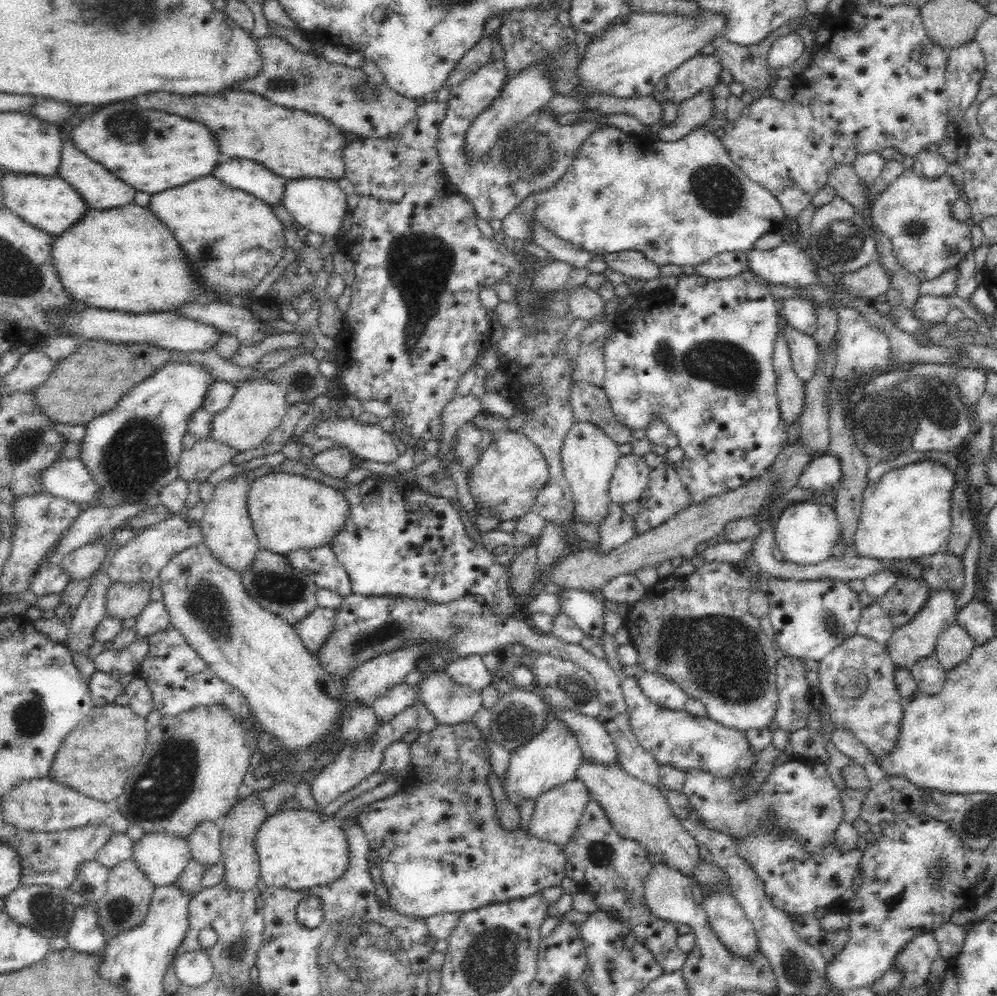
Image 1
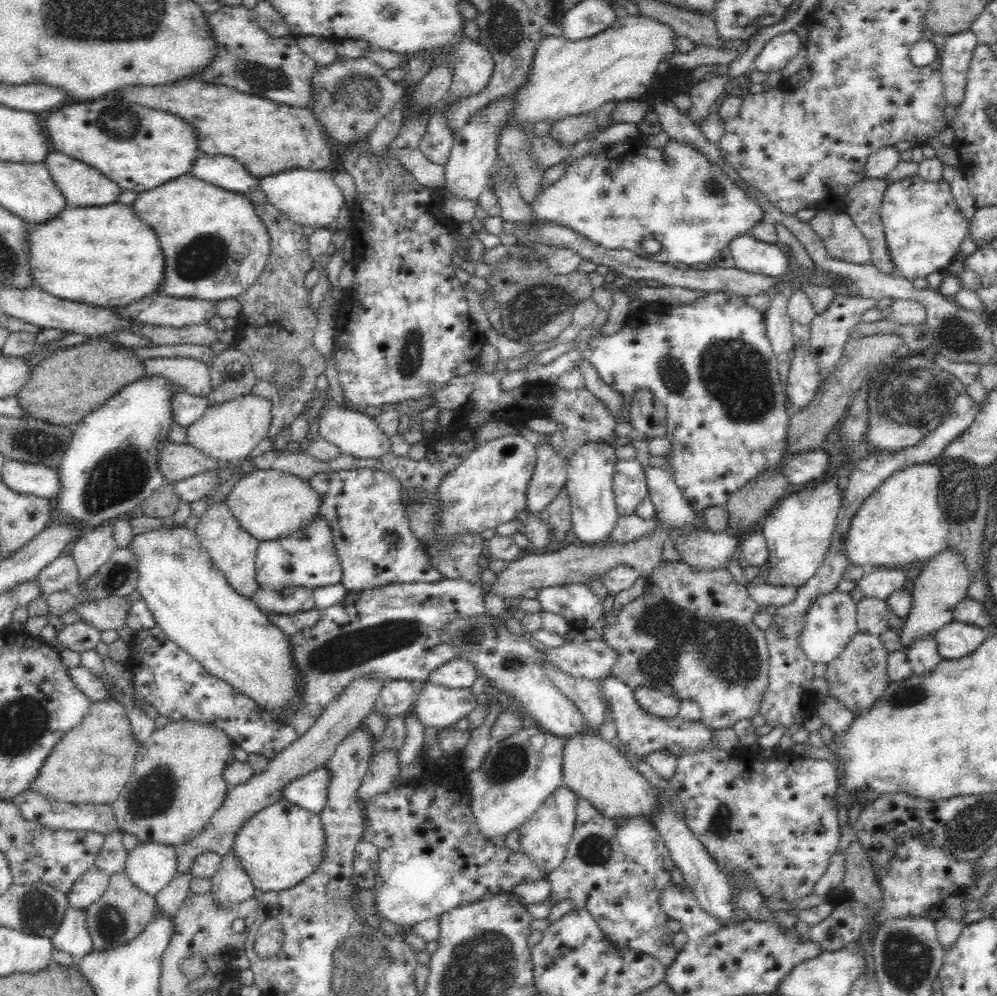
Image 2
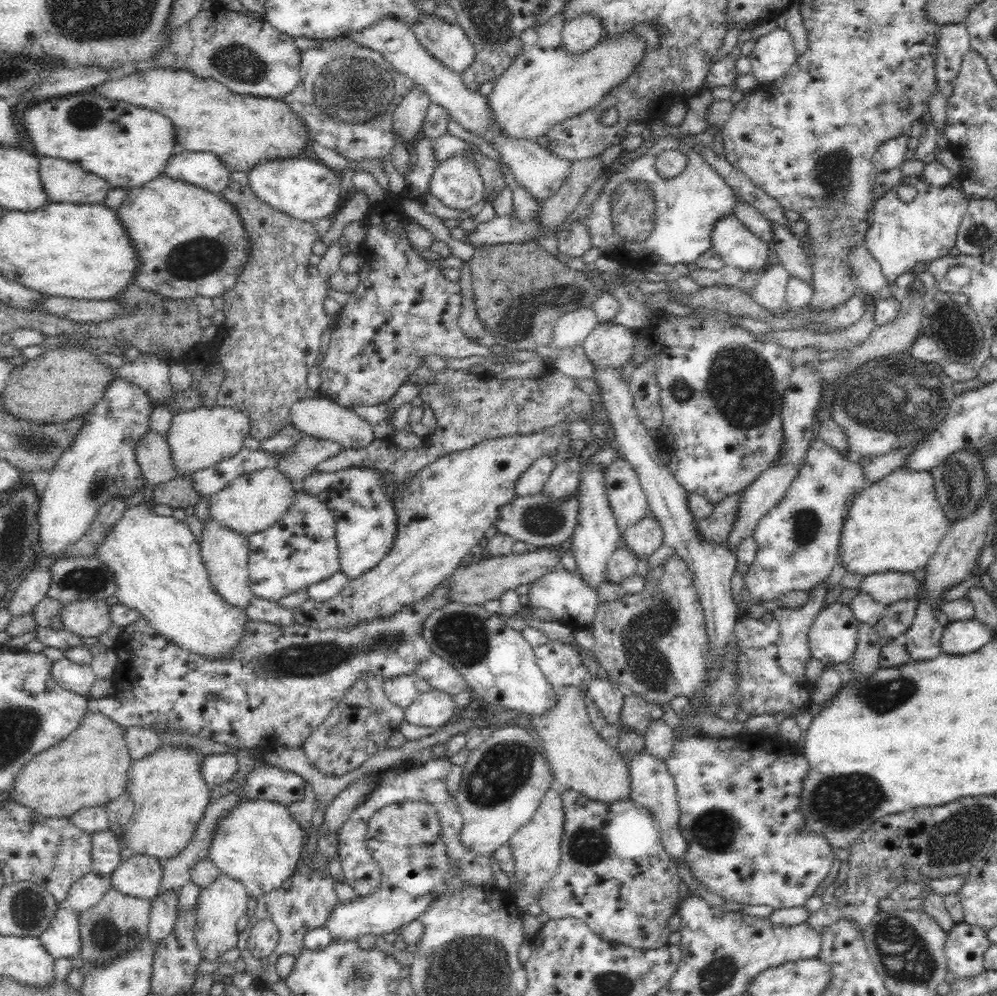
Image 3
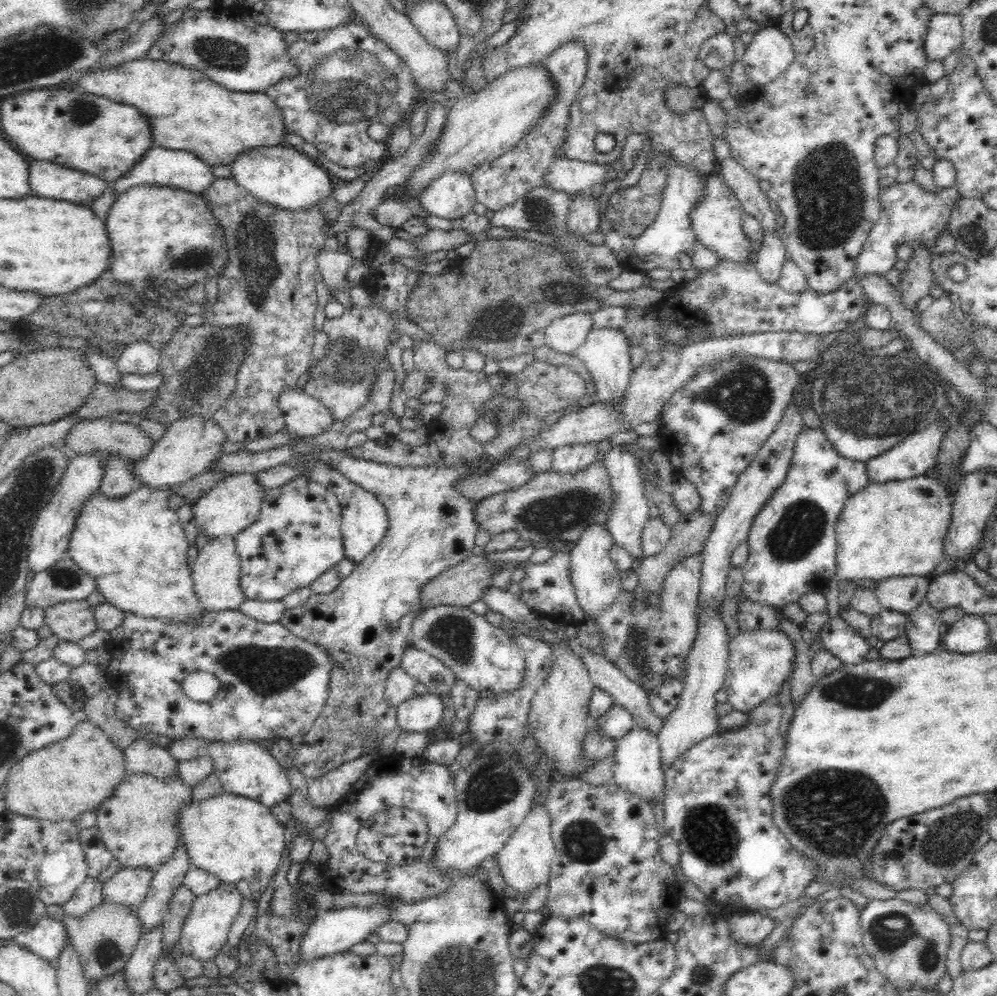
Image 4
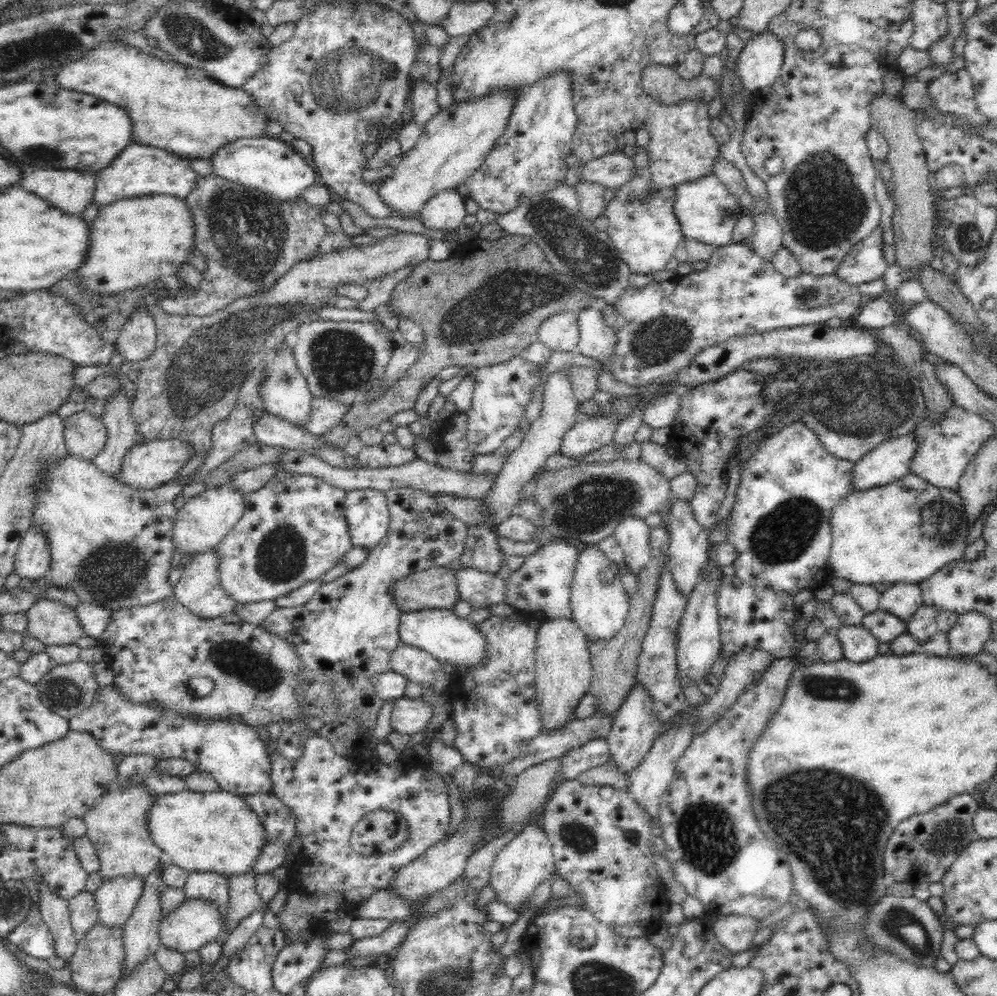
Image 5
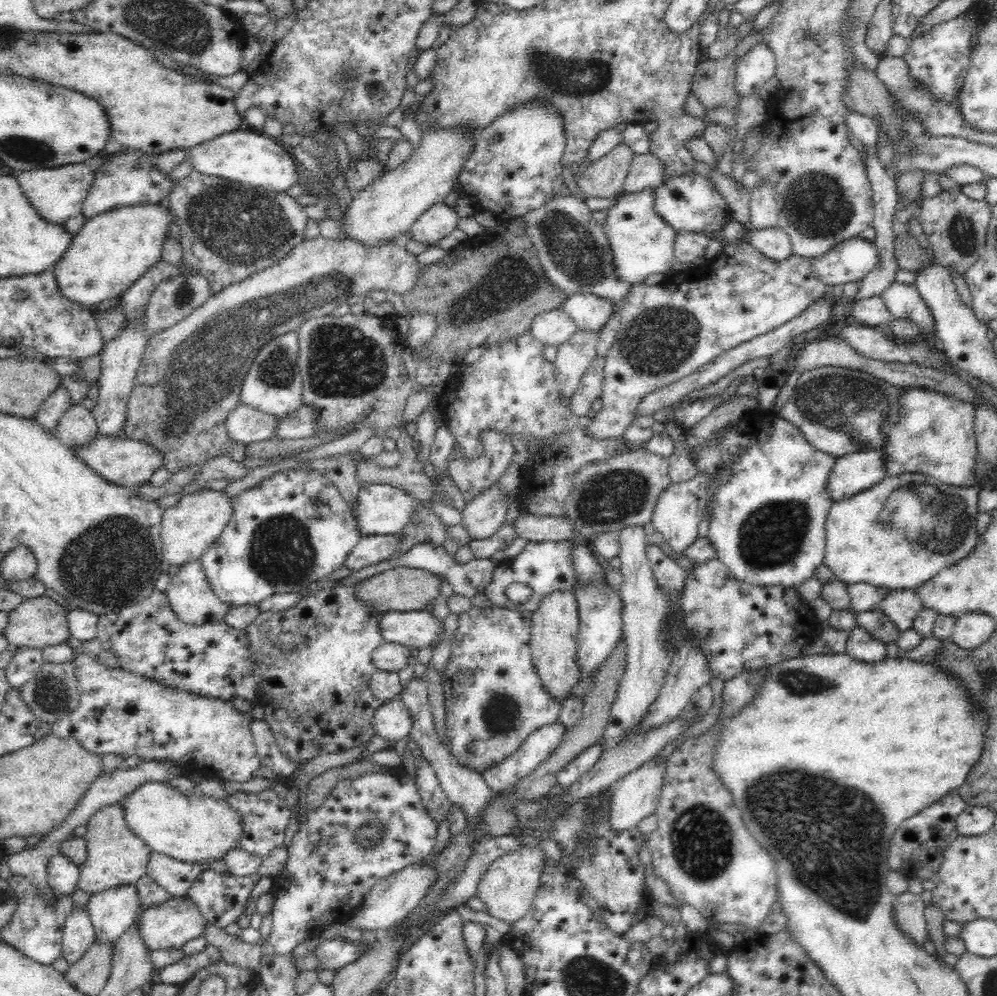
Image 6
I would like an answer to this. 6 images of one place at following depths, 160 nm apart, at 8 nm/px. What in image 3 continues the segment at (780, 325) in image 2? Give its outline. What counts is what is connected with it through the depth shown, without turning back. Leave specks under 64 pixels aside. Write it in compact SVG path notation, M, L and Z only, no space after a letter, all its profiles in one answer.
M781 262L764 265L758 284L749 292L751 297L773 316L782 316L786 308L786 282L790 273Z

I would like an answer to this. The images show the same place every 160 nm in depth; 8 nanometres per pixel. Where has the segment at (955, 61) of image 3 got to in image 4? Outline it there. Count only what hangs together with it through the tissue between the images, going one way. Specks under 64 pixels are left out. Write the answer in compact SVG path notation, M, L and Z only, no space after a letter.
M930 12L928 32L924 36L924 51L932 60L941 60L962 46L963 28L960 14Z

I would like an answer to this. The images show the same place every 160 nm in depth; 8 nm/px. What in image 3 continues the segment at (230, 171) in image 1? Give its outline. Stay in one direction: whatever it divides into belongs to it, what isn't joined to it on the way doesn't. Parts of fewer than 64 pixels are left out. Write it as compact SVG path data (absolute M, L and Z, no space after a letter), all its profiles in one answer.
M176 150L168 156L162 175L204 190L220 193L230 184L230 171L212 152Z

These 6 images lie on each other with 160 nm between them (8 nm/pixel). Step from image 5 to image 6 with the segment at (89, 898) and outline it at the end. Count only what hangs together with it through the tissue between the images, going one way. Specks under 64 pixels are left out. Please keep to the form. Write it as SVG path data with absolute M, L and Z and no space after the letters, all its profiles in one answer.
M74 908L67 916L62 940L62 958L68 965L77 963L95 942L95 933L88 911Z

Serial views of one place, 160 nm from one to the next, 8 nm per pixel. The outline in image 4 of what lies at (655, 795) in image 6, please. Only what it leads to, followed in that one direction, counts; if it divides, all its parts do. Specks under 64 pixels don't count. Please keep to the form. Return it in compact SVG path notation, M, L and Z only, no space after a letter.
M714 605L706 607L701 612L701 624L698 627L693 647L686 656L687 670L683 679L683 691L676 708L663 722L662 728L656 733L660 745L660 769L666 772L675 760L692 748L693 744L700 742L704 737L717 732L718 714L714 709L716 698L714 694L724 686L726 669L728 669L728 644L730 637L726 626L722 623L720 609Z

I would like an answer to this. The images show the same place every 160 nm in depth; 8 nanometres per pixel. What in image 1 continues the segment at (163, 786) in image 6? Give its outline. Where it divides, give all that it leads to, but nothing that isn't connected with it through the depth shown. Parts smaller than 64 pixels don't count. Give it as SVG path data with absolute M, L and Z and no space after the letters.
M278 810L266 818L252 843L260 864L260 879L268 887L310 889L340 878L349 866L348 841L338 821L318 810Z

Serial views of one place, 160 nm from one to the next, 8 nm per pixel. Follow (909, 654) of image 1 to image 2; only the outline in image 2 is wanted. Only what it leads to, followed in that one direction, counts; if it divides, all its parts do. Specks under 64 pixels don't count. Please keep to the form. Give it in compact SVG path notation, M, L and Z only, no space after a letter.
M944 548L934 556L926 560L919 575L909 583L913 605L903 627L898 631L901 648L908 648L914 640L918 640L922 634L935 634L945 624L953 621L953 612L956 605L967 598L969 588L969 572L963 556L953 548Z

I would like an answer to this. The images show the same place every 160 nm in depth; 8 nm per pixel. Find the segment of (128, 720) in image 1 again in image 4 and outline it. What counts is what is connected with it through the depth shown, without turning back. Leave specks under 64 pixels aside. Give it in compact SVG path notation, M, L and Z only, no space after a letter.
M82 717L70 736L28 753L12 766L6 780L4 810L13 812L17 816L28 816L48 822L74 821L83 812L97 810L100 804L111 796L113 789L126 776L123 764L123 752L98 726Z

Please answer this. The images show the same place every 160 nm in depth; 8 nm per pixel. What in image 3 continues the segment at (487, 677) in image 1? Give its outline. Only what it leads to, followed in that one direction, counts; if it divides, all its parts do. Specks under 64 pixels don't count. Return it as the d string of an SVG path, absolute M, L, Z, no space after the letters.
M432 654L426 660L422 660L413 674L427 680L433 689L451 695L469 690L464 677L458 674L447 660L438 655Z

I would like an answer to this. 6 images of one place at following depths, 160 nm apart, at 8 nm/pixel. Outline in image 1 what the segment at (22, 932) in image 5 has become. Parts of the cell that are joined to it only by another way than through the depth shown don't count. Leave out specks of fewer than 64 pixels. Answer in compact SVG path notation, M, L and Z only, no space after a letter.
M96 903L76 907L72 920L72 927L68 930L68 935L64 937L70 948L86 954L100 952L106 939L97 924Z

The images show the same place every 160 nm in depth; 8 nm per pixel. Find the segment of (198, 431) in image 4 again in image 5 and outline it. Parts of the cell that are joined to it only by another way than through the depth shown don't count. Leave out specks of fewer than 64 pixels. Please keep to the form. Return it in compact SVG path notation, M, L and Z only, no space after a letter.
M178 440L144 441L132 446L125 453L120 467L120 472L114 479L128 485L130 488L158 488L160 485L171 482L174 475L193 457L193 449L189 444L183 444Z

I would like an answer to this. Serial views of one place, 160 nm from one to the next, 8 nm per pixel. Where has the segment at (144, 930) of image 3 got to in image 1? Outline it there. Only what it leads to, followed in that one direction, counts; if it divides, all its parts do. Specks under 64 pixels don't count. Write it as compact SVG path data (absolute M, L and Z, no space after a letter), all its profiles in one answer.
M126 860L110 869L107 890L101 899L96 901L97 924L105 939L116 938L122 932L143 923L148 914L149 904L153 895L154 885L141 872L134 860Z

